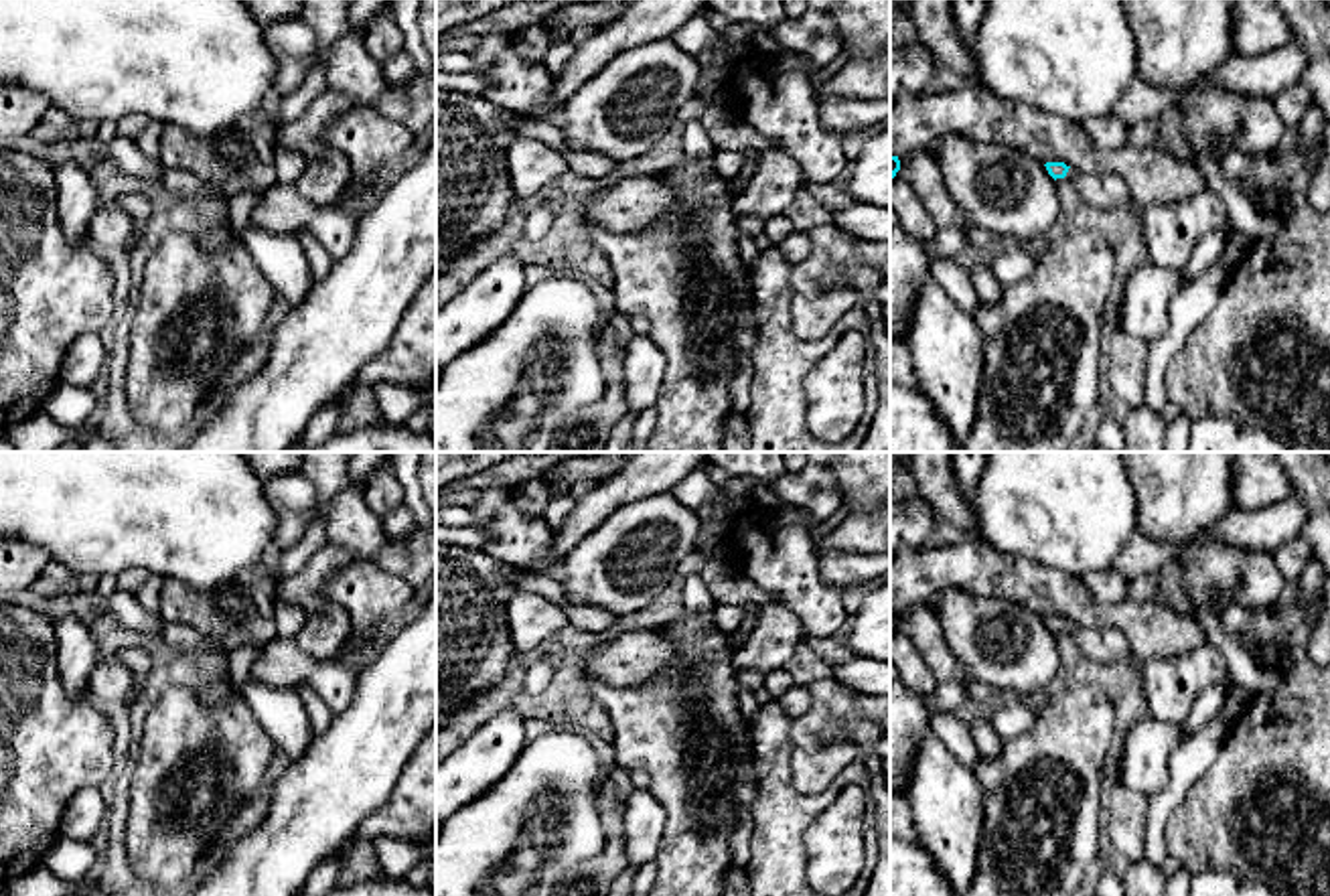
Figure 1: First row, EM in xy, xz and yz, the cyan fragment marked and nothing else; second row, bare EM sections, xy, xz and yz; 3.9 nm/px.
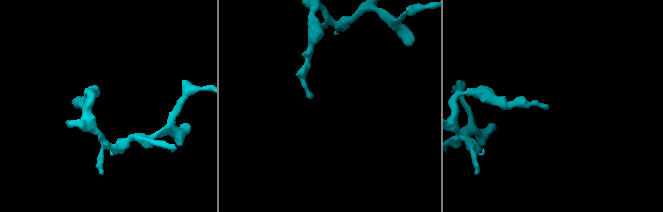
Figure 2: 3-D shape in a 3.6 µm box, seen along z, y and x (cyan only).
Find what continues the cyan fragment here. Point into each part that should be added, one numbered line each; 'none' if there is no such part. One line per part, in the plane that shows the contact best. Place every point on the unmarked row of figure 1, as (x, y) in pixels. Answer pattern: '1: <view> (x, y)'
1: yz (1170, 686)

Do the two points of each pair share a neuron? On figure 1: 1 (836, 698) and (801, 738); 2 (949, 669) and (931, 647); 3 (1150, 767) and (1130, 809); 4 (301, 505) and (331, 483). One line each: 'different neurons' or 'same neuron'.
1: same neuron
2: same neuron
3: different neurons
4: different neurons

